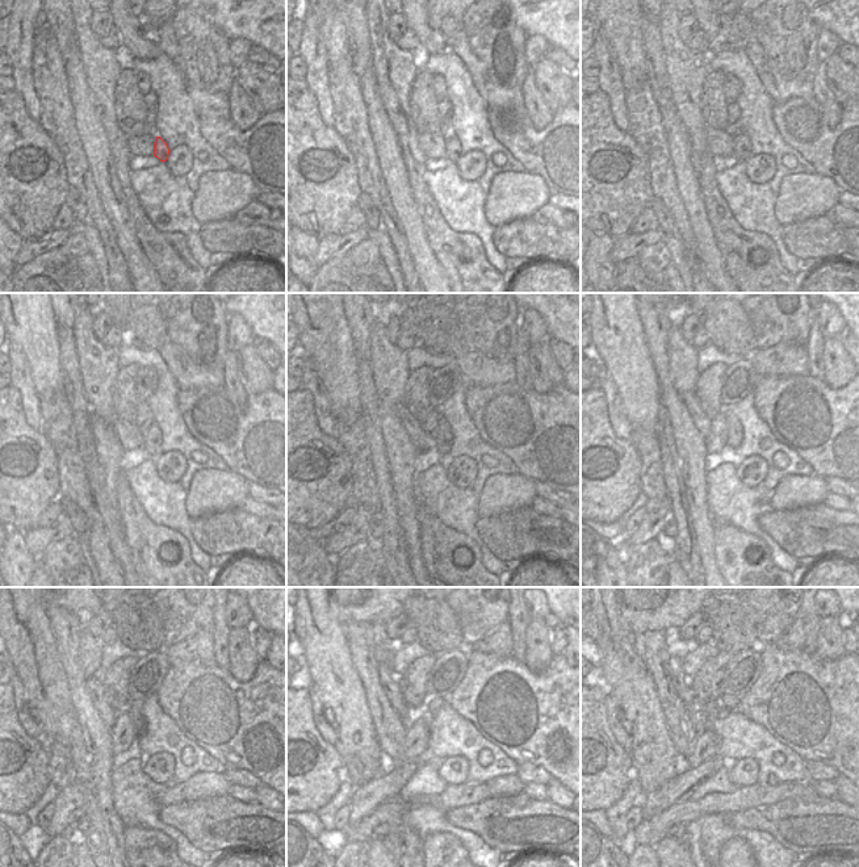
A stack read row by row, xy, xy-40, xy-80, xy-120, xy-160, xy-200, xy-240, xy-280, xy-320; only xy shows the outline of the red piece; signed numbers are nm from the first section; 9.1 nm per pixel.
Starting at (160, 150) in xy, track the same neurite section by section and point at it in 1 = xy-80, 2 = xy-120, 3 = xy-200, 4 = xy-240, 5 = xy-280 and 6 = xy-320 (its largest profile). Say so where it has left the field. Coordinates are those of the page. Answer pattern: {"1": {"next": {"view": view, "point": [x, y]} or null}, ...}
{"1": {"next": {"view": "xy-80", "point": [742, 145]}}, "2": {"next": {"view": "xy-120", "point": [151, 443]}}, "3": {"next": {"view": "xy-200", "point": [734, 438]}}, "4": {"next": {"view": "xy-240", "point": [135, 707]}}, "5": {"next": {"view": "xy-280", "point": [432, 704]}}, "6": {"next": {"view": "xy-320", "point": [725, 703]}}}

